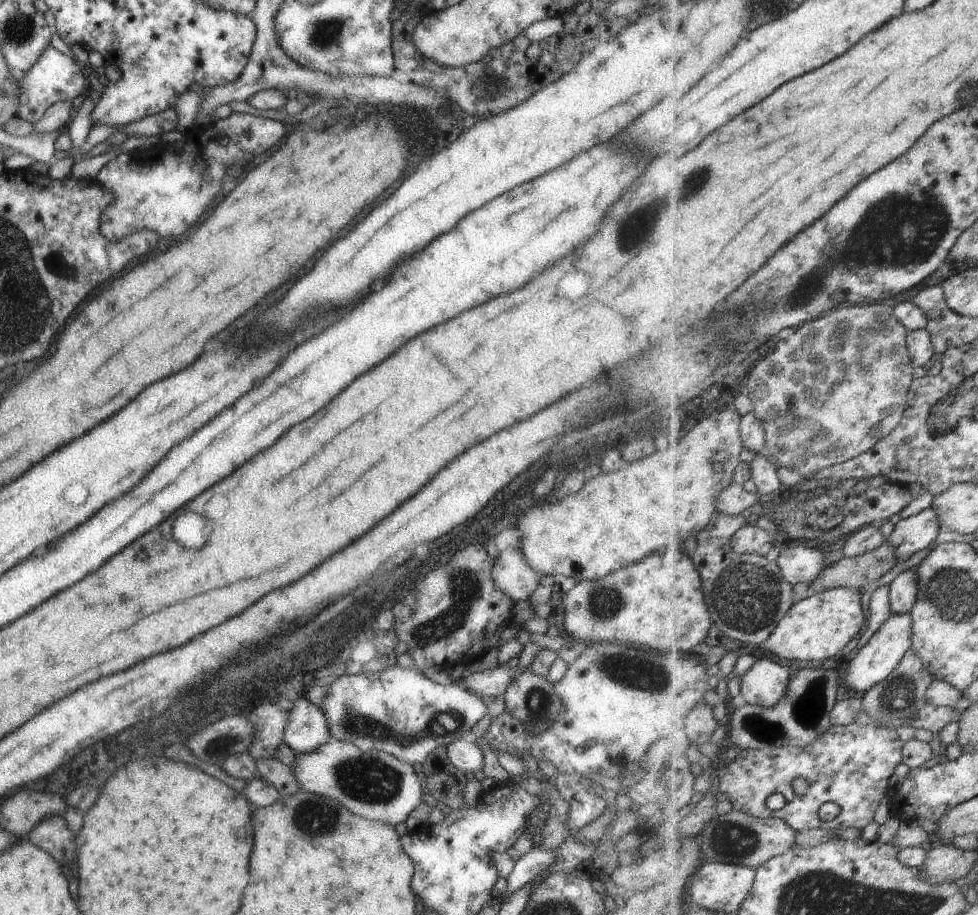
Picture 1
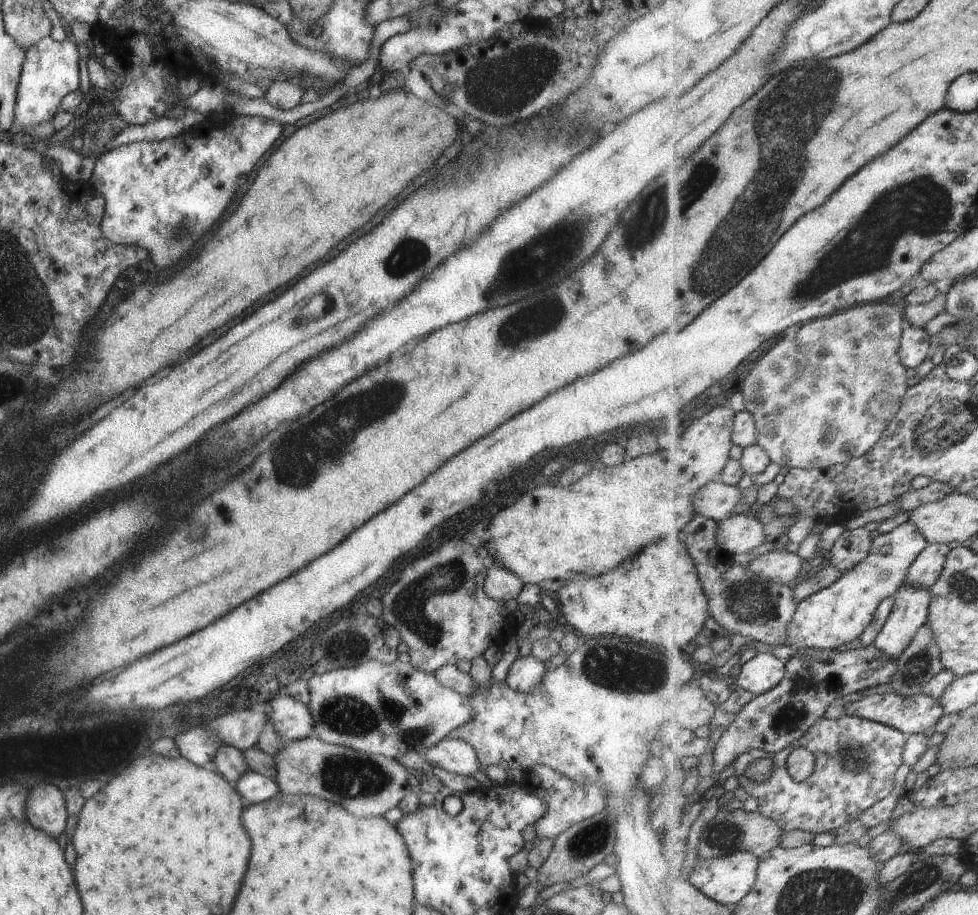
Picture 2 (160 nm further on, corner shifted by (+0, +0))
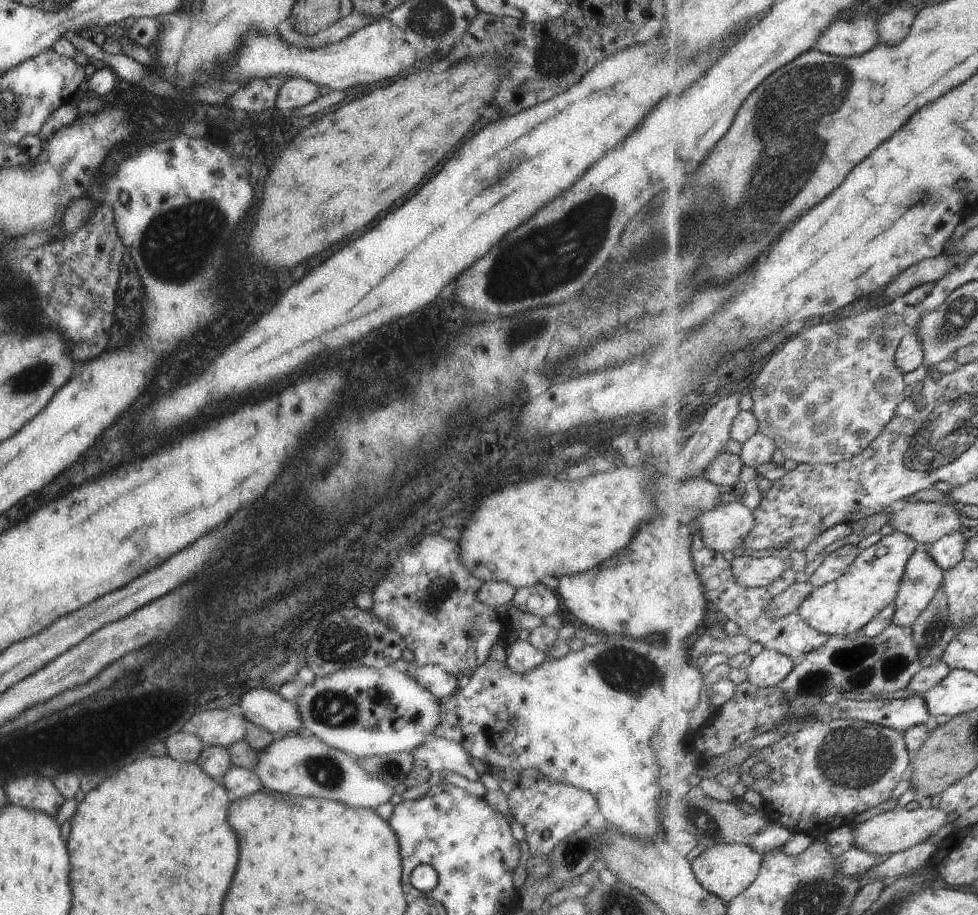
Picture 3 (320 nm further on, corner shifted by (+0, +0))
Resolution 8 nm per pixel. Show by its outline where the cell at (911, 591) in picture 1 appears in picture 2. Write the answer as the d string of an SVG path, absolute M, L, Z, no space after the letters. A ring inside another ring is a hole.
M929 543L925 551L911 565L908 578L904 585L917 585L918 587L931 588L941 576L952 551L943 543Z

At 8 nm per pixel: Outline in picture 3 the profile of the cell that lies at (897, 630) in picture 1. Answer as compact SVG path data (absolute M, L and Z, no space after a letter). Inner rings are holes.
M930 546L922 548L909 559L895 602L894 623L904 627L912 628L944 582L945 572L929 552Z

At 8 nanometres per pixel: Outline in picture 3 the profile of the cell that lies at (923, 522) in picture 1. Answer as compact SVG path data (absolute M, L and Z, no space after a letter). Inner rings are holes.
M894 531L890 535L885 535L879 542L863 549L851 568L839 580L816 588L797 611L807 624L811 625L816 631L832 636L849 637L860 635L865 628L882 610L896 602L903 575L906 574L906 566L909 559L915 554L917 549L923 549L922 544L911 538L908 534Z

